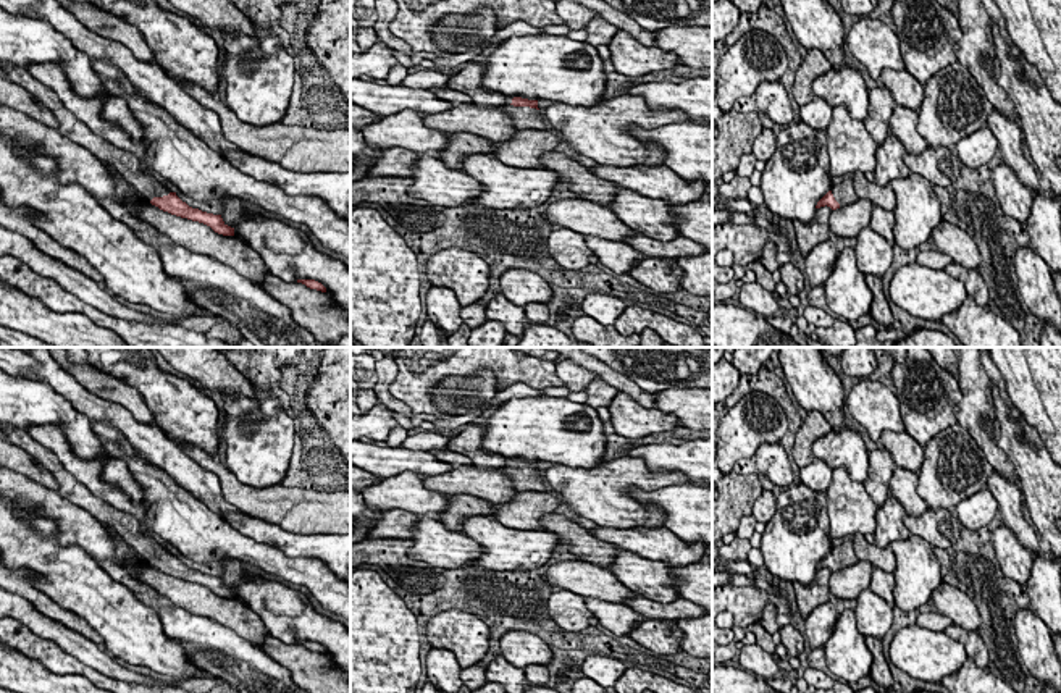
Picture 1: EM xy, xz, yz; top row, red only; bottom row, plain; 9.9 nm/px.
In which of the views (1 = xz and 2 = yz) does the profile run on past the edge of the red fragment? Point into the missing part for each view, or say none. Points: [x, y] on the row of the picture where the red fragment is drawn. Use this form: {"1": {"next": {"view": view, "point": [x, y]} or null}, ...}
{"1": {"next": {"view": "xz", "point": [525, 118]}}, "2": {"next": {"view": "yz", "point": [843, 193]}}}

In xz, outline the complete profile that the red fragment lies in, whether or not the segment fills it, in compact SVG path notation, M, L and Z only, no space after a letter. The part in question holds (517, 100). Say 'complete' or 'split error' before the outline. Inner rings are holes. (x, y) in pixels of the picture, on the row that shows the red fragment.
split error; M514 97L512 103L502 105L501 110L512 118L512 123L517 129L546 129L546 116L539 111L538 100Z

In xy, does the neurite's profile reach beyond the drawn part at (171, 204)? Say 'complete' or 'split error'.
split error

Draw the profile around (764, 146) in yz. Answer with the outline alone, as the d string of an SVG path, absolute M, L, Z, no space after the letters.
M762 128L762 132L756 137L751 152L756 160L767 162L777 149L775 134L772 129Z

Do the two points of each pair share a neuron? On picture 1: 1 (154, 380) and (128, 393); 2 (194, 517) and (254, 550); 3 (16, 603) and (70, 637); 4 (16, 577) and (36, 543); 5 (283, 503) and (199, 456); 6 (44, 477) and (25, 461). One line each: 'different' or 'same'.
1: different
2: same
3: same
4: different
5: same
6: same

